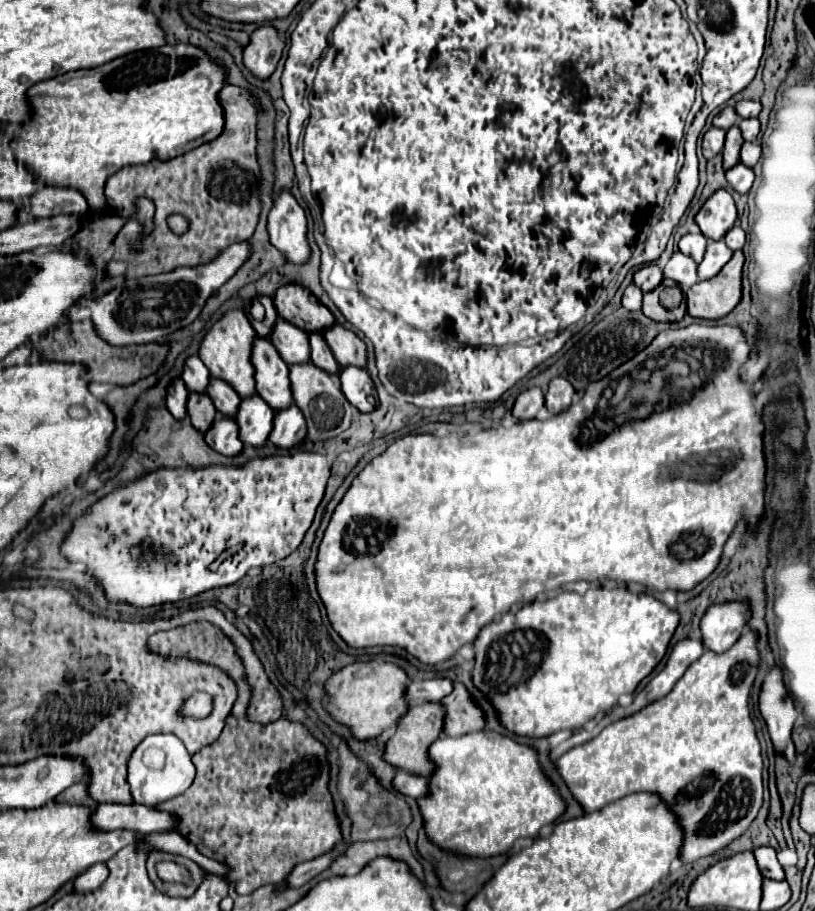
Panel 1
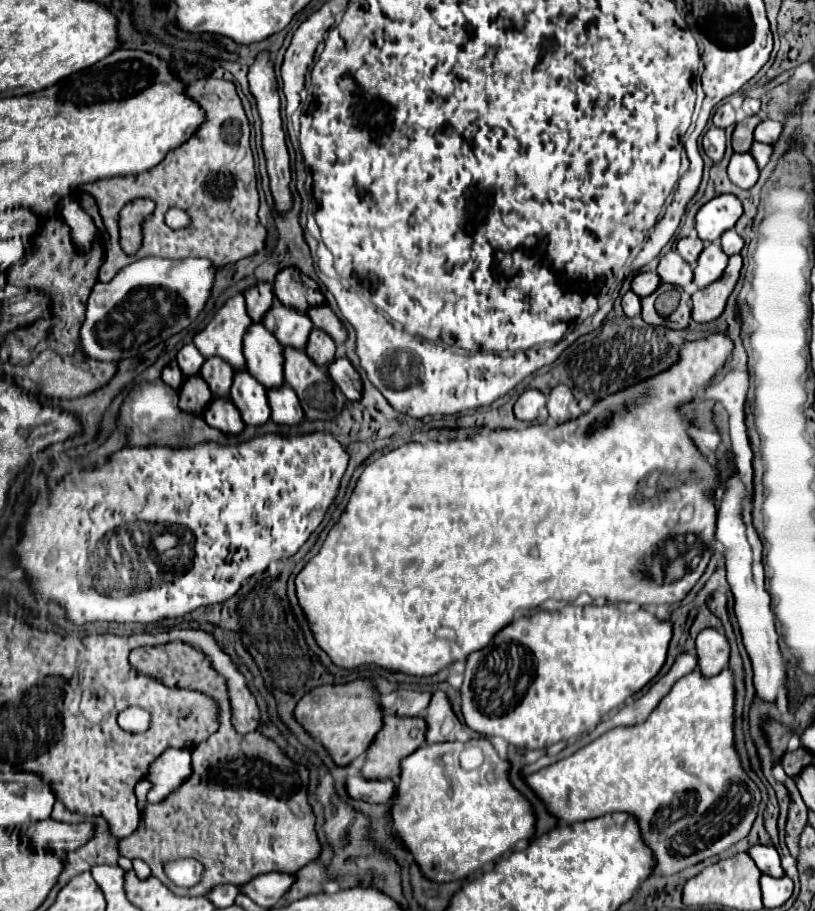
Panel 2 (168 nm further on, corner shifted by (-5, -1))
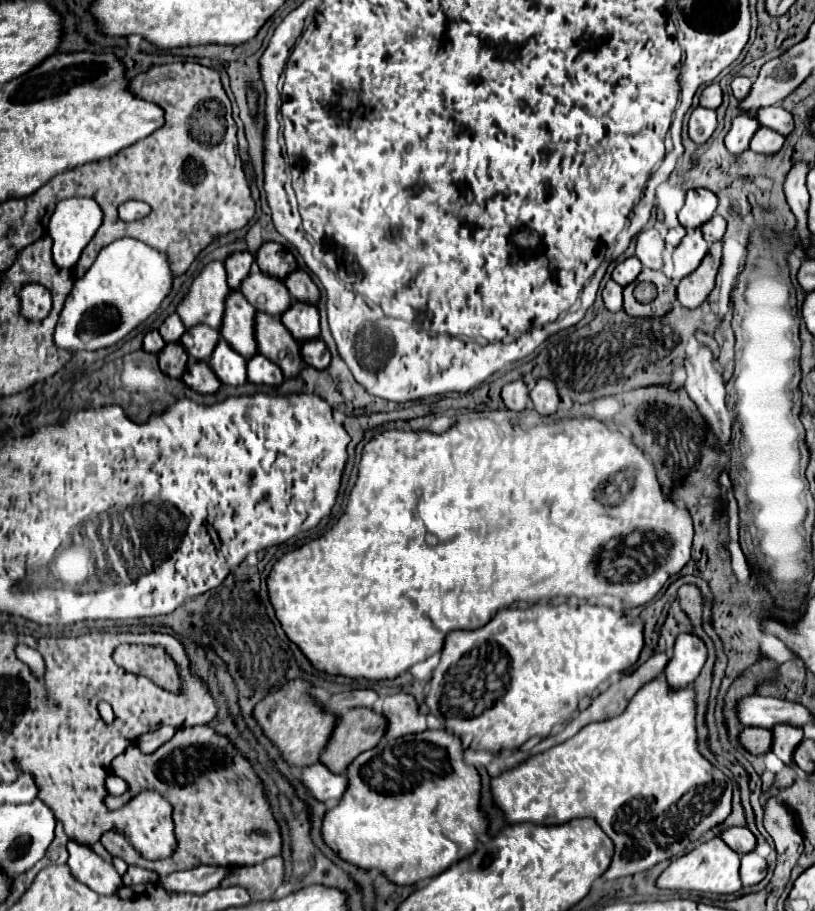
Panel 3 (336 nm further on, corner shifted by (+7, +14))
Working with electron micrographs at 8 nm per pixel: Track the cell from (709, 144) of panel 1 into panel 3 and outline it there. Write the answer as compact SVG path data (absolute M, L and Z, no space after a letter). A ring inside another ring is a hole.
M694 108L688 120L688 134L696 144L704 144L716 130L716 112L710 108Z

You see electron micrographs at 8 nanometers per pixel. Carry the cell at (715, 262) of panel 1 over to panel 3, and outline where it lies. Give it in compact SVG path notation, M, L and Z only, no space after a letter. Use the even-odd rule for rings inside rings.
M690 228L688 234L684 236L684 240L674 248L674 254L672 254L672 262L674 262L672 282L678 284L684 276L692 274L700 266L706 252L708 252L708 244L702 238L700 228Z

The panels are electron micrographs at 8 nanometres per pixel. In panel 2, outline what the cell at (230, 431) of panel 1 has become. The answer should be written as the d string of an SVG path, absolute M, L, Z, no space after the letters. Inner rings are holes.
M214 399L204 415L206 423L210 423L210 427L226 433L226 435L238 435L244 431L244 423L240 419L238 409L232 405L230 399Z

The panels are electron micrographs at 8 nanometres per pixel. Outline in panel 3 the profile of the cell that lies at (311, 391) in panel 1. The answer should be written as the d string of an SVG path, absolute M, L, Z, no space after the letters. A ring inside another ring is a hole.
M256 312L254 324L256 324L254 338L258 344L258 352L264 354L274 364L278 364L286 378L296 376L302 364L300 346L290 336L290 332L286 332L286 326L280 322L280 318Z

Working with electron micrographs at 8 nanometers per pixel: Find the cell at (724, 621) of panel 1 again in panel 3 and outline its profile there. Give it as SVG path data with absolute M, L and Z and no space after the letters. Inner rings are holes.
M680 634L674 644L674 654L666 664L664 676L674 690L690 686L706 662L706 646L694 634Z

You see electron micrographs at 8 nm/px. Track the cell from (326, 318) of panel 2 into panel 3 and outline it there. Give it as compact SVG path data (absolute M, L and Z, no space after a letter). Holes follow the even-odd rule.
M296 268L290 276L286 276L284 284L286 284L290 296L294 296L296 300L304 300L310 304L318 302L320 292L318 292L316 284L312 282L312 278L308 276L308 272L304 272L302 268Z

